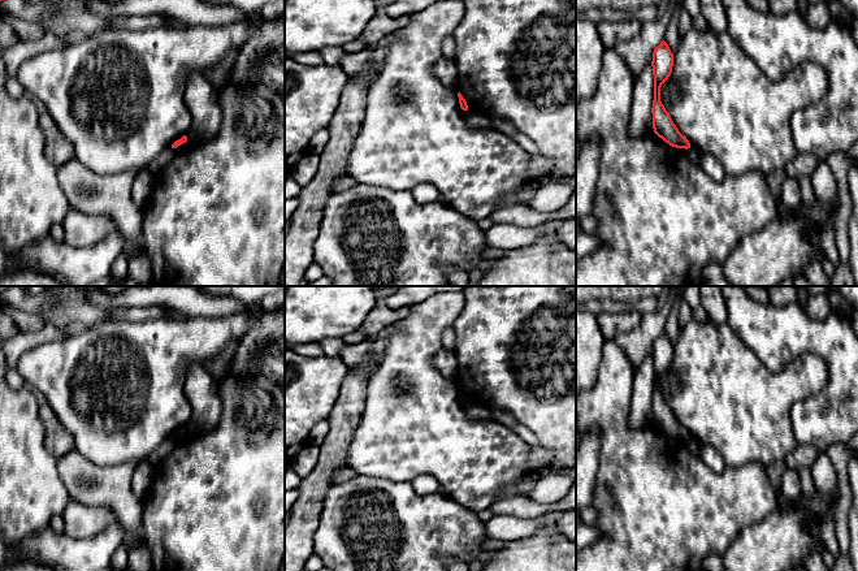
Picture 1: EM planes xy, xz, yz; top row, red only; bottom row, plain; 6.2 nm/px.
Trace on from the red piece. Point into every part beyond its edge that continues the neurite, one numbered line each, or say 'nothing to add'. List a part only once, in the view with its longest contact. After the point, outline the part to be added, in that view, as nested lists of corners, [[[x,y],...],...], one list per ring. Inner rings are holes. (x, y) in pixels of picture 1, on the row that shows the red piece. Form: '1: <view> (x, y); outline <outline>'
nothing to add

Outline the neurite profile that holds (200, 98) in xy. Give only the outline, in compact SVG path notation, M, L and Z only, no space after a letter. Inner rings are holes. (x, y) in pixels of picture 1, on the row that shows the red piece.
M192 72L187 78L183 100L191 113L187 143L209 140L218 133L222 120L217 90L204 74Z

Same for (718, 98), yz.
M692 27L680 36L673 53L672 73L660 87L660 101L679 131L689 140L690 147L714 156L727 174L759 172L767 176L785 168L798 155L790 134L790 116L798 109L819 103L827 90L827 72L816 62L803 61L783 79L774 82L742 52L728 33L715 34L711 30L702 31Z

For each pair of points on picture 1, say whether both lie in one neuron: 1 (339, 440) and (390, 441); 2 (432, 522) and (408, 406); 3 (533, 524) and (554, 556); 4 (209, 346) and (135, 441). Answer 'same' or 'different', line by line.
1: different
2: different
3: different
4: same

